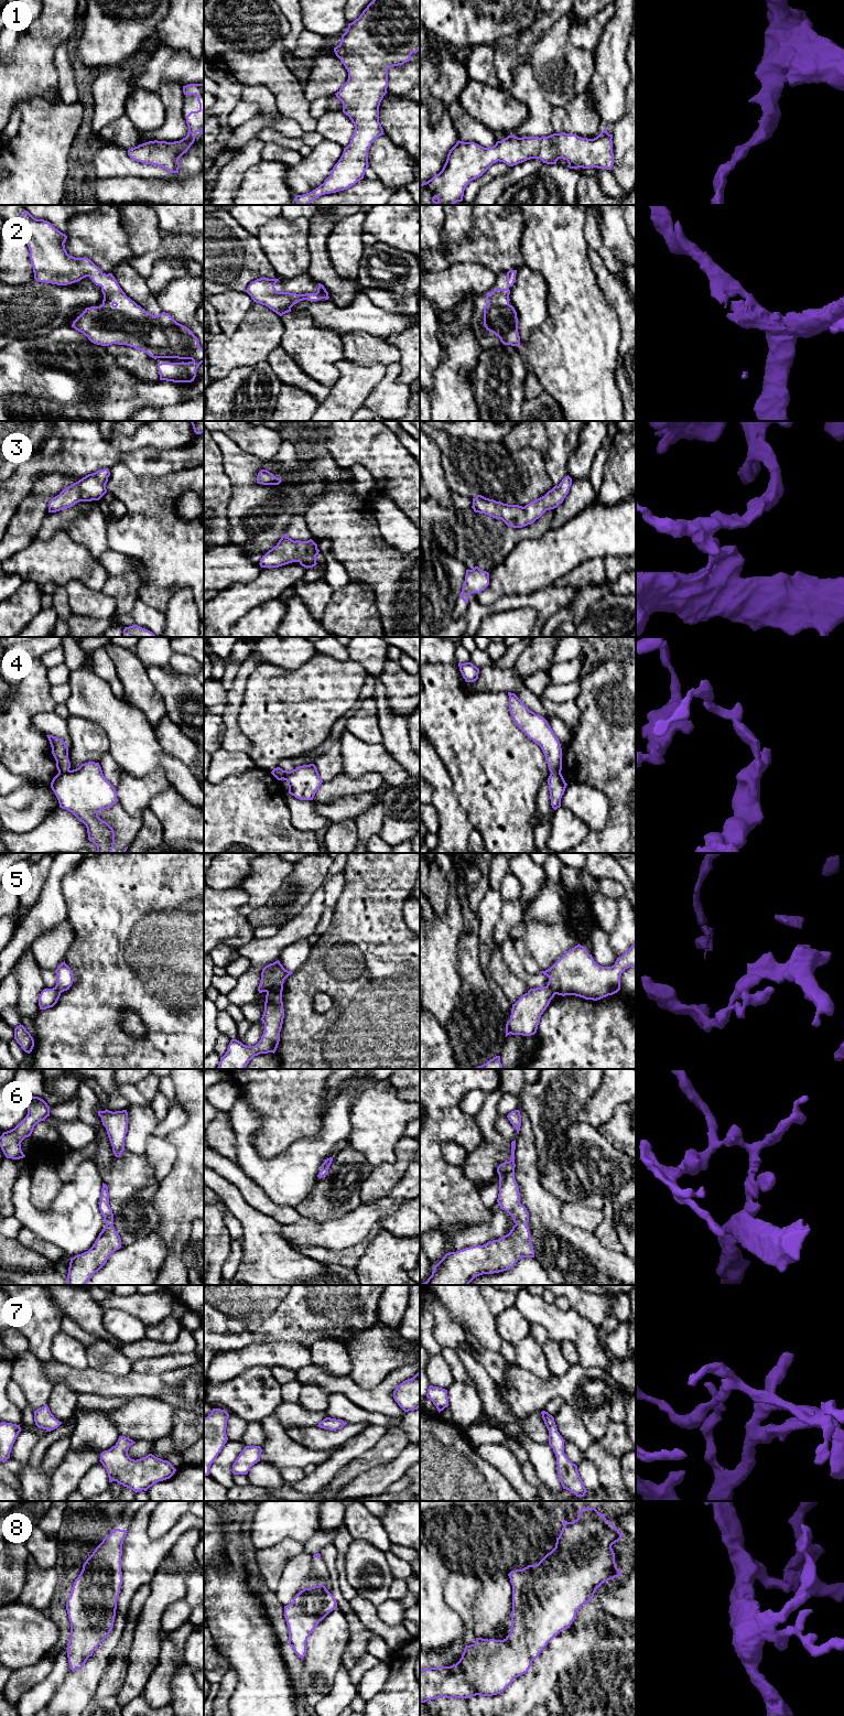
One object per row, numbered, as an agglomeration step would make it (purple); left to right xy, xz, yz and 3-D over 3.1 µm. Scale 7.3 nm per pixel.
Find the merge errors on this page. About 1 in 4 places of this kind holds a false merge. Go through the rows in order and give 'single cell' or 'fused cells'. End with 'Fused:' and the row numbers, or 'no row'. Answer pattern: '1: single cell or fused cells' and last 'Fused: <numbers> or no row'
1: single cell
2: single cell
3: single cell
4: fused cells
5: fused cells
6: single cell
7: single cell
8: single cell
Fused: 4, 5

